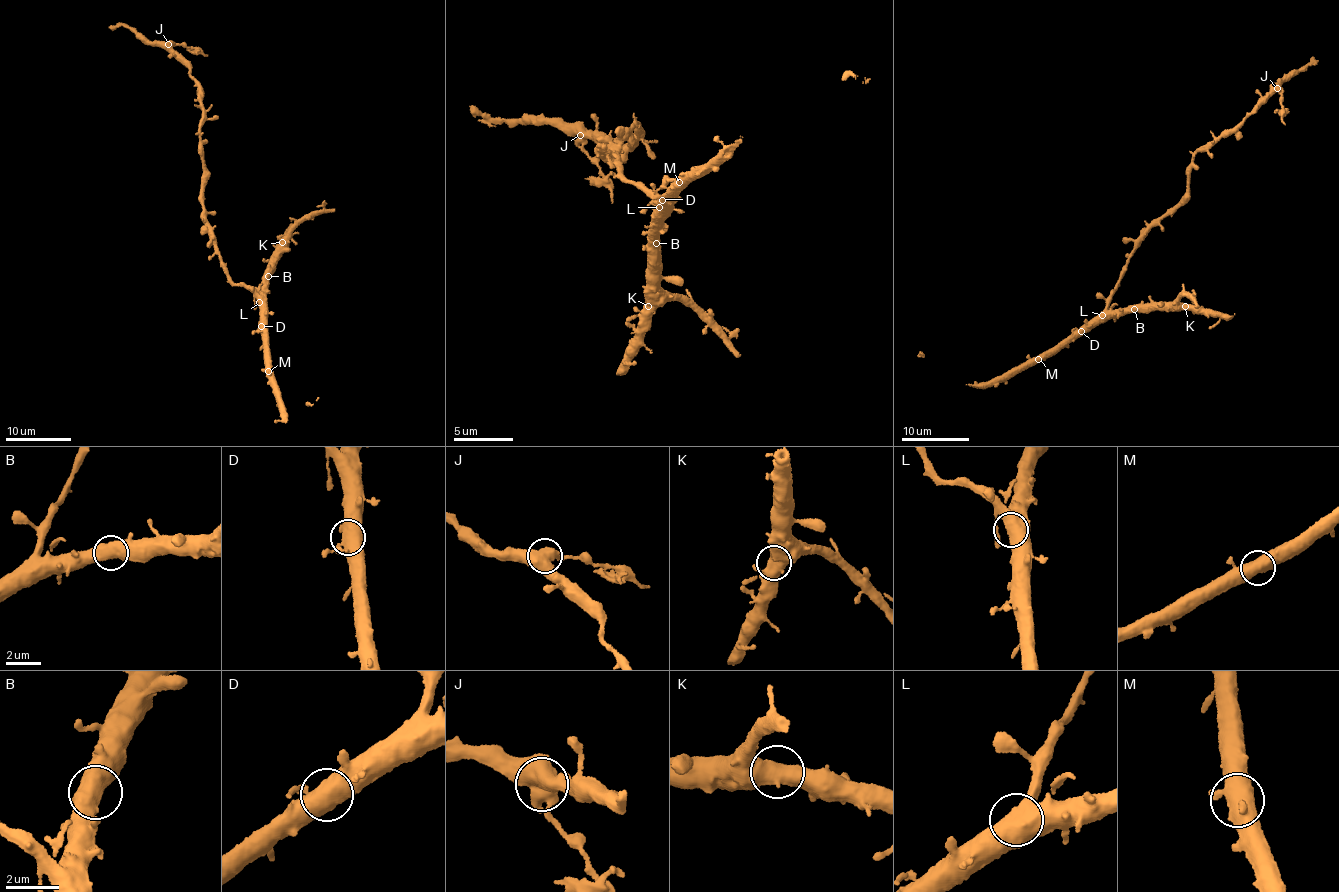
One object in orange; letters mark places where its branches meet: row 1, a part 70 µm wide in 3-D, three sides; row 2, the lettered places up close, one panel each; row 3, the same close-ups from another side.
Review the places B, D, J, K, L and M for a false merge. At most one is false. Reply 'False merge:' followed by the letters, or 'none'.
False merge: J

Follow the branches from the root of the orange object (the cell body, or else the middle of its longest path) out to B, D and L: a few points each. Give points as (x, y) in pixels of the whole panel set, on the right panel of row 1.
B: (1134, 252), (1106, 302), (1108, 310), (1114, 312), (1134, 309)
D: (1134, 252), (1119, 284), (1110, 293), (1105, 312), (1081, 331)
L: (1134, 252), (1119, 284), (1110, 293), (1102, 315)

